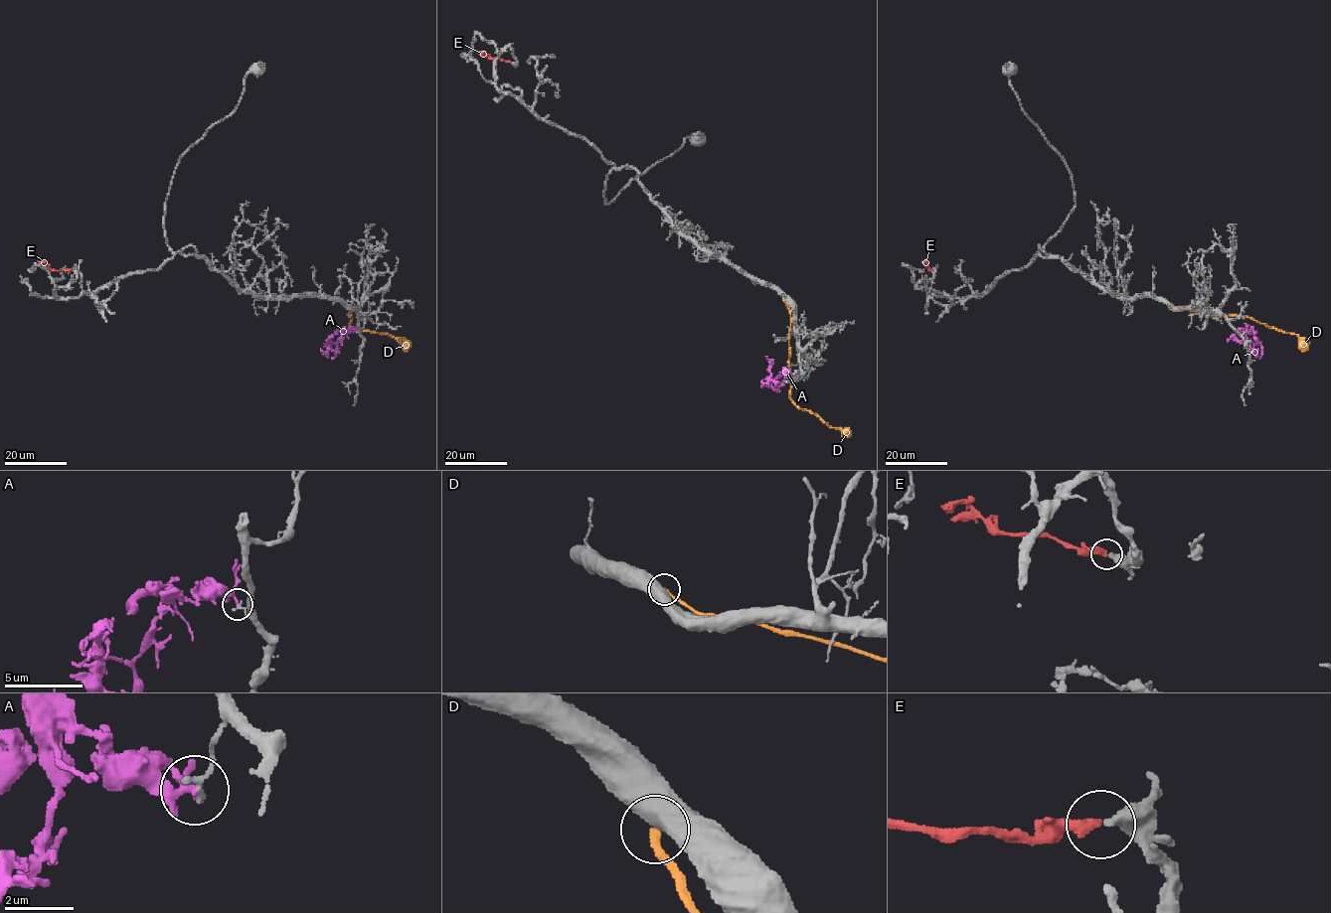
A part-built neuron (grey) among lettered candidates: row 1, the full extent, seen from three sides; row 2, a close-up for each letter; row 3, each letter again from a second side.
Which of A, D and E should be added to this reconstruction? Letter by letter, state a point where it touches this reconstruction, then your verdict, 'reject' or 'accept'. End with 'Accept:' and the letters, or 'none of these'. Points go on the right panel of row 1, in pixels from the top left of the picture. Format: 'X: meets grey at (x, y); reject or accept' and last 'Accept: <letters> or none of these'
A: meets grey at (1247, 332); reject
D: meets grey at (1168, 302); reject
E: meets grey at (933, 269); accept
Accept: E

